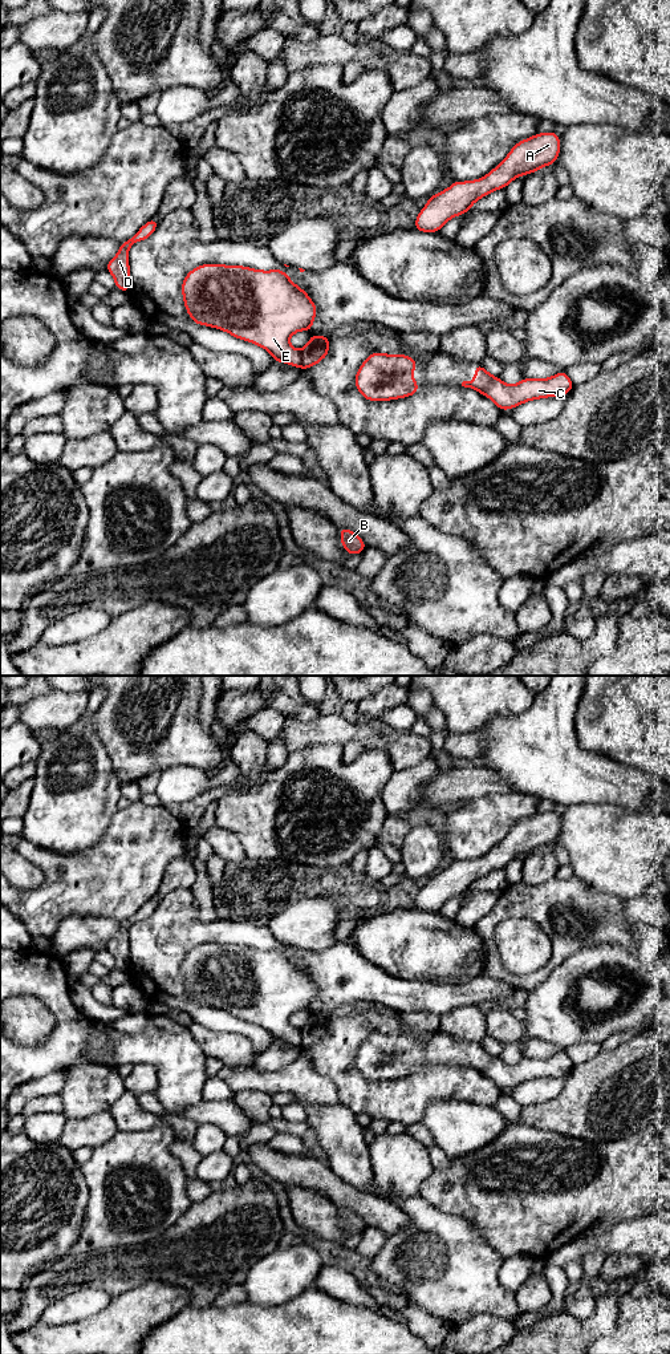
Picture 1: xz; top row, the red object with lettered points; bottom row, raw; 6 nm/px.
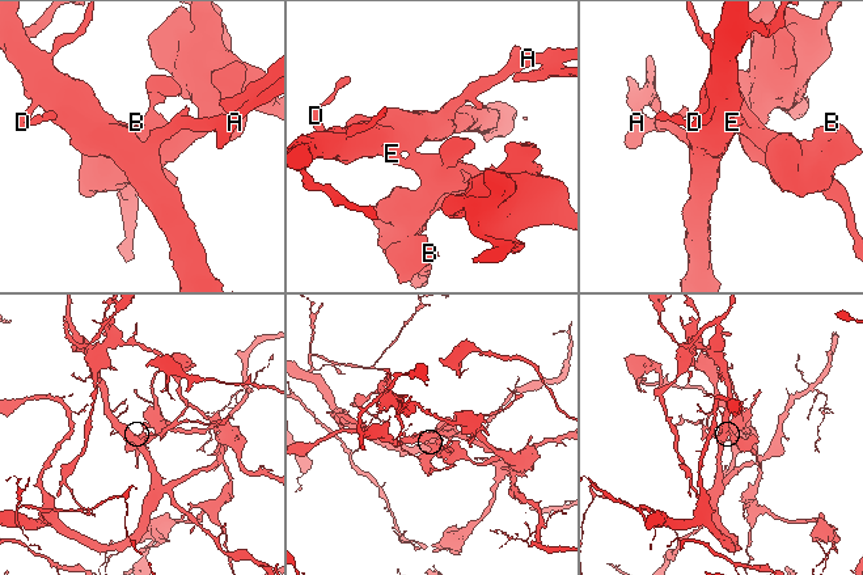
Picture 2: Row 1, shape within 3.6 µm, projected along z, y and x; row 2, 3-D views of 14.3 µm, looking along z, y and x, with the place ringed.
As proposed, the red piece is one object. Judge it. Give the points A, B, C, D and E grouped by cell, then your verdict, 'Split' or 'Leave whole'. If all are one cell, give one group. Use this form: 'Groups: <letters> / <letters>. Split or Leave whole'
Groups: A D E / B C. Split

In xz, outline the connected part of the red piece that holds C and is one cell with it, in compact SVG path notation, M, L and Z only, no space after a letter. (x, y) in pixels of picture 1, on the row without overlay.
M475 1043L475 1059L463 1061L462 1066L478 1070L504 1091L531 1079L563 1077L573 1069L574 1063L565 1050L561 1050L549 1058L523 1057L520 1062L508 1065L490 1054L480 1043Z

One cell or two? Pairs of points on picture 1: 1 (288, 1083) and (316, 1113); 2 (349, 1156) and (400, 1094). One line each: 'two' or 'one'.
1: two
2: two

